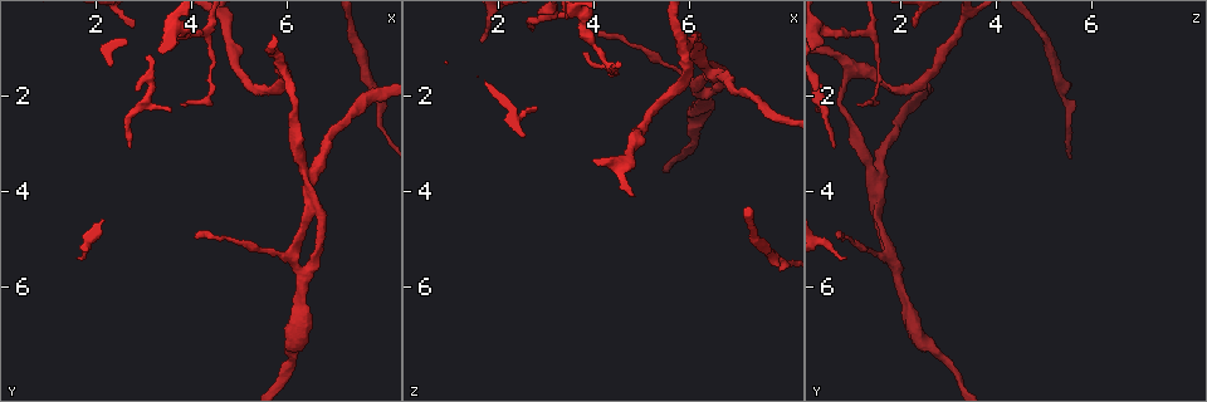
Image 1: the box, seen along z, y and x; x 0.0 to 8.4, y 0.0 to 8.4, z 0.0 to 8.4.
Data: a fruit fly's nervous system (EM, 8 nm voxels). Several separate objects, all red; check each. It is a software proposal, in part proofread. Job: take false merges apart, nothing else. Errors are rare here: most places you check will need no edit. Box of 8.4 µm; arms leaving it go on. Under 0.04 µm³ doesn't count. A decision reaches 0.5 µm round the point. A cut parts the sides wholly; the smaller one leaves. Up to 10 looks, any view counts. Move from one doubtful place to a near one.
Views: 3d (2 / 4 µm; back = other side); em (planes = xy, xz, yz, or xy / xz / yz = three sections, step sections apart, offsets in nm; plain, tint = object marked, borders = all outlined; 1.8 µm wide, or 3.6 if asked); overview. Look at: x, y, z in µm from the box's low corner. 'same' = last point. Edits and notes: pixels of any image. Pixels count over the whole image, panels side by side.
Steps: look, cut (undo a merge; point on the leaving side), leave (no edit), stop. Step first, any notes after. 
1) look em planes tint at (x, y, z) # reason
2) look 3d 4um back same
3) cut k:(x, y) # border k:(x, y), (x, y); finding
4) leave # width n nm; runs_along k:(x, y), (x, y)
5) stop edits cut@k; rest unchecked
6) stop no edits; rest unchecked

look 3d 2um at (6.30, 6.10, 2.00) # a narrow waist

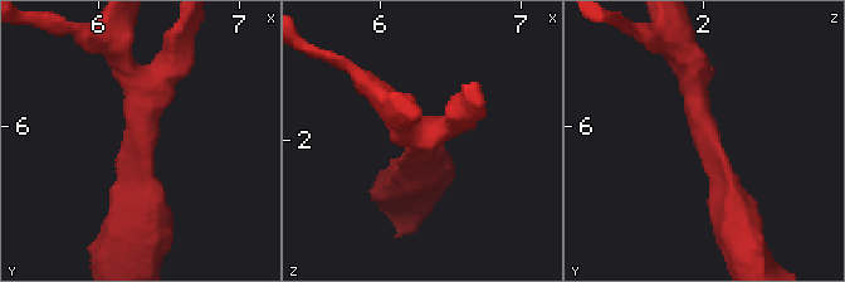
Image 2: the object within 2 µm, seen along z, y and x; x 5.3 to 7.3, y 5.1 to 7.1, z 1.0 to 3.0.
look em yz step 16 tint at (6.30, 6.12, 2.06) # now the EM

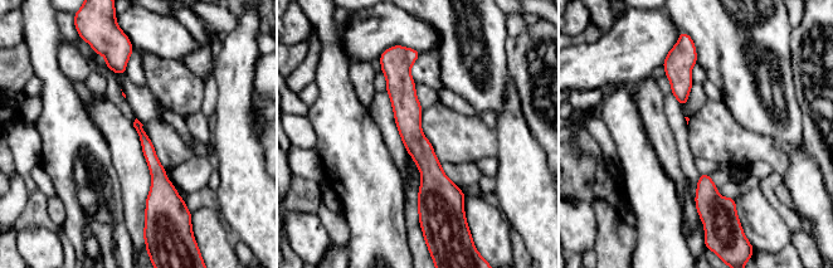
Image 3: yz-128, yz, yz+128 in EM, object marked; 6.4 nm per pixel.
leave # runs_along 3:(412, 58), (404, 103), (429, 166), (424, 209); continuous, no second cell

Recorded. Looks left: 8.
look 3d 4um at (6.40, 3.75, 1.55) # side arm on a straight run

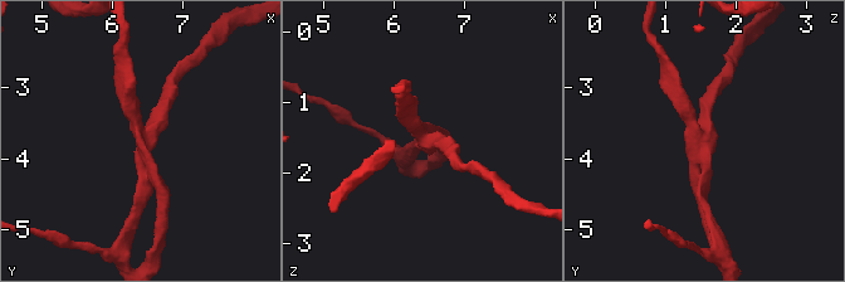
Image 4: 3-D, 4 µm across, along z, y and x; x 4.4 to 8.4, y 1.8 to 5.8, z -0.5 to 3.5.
look em planes plain at (6.50, 3.70, 1.55)

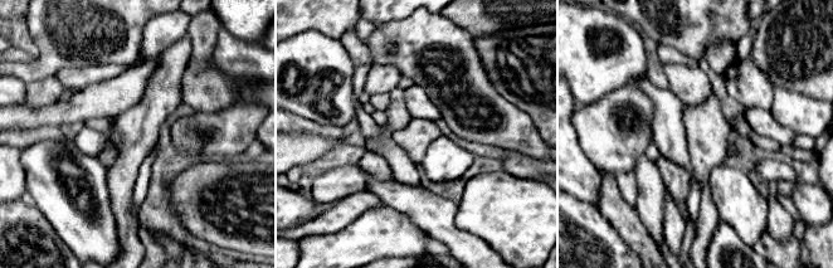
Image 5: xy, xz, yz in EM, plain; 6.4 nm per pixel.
look em planes tint same

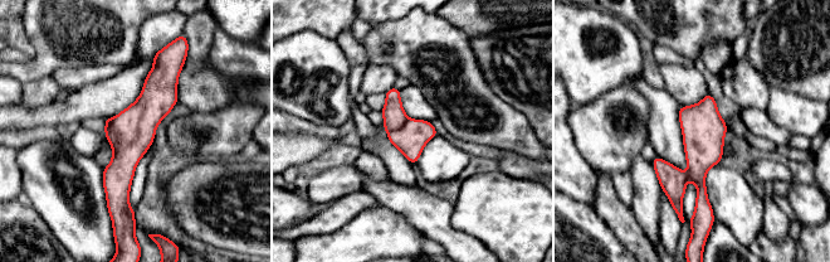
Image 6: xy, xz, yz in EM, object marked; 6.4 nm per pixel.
leave # width 220 nm; continuous, no second cell

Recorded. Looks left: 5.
look em yz step 16 plain at (6.10, 7.55, 2.95) # calibre changes

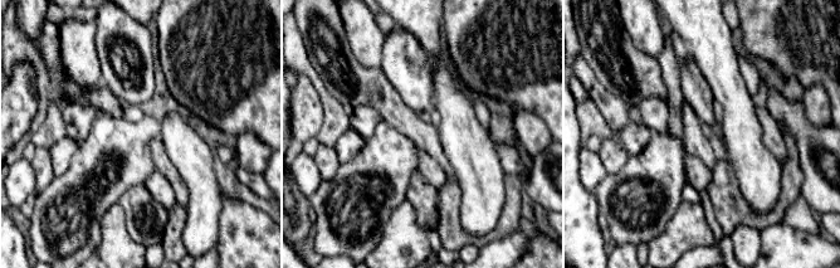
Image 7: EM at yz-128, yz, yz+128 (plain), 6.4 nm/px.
look em yz step 16 tint same # where the object lies

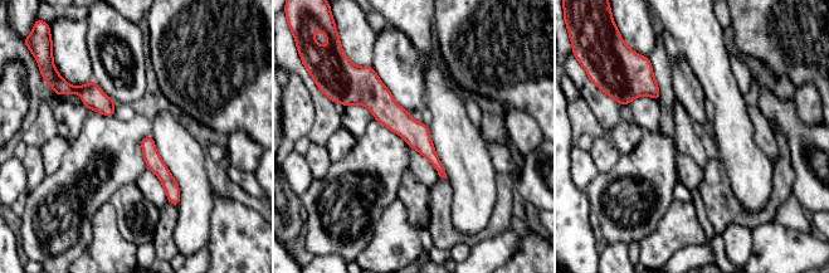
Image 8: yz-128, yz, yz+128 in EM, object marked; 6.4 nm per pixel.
leave # width 60 nm; runs_along 8:(350, 97), (374, 97), (442, 172); one cell here

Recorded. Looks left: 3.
look 3d 4um at (5.95, 1.50, 0.95) # branch point

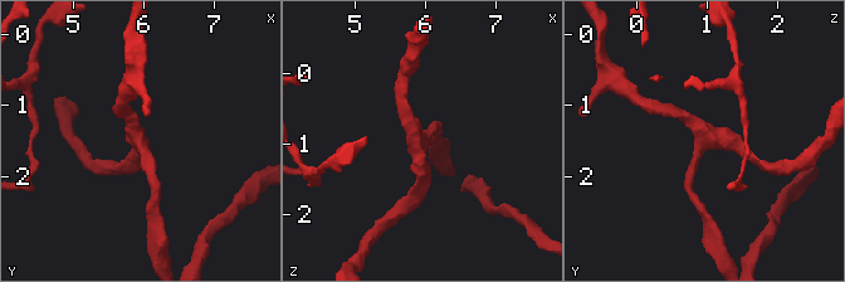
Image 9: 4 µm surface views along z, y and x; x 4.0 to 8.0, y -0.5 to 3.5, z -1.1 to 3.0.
look em planes tint at (5.95, 1.55, 1.00) # shape alone is not enough

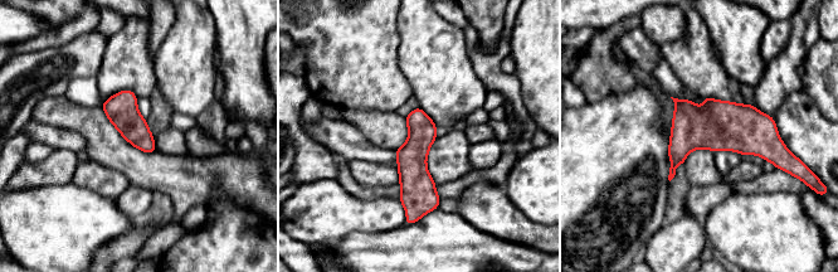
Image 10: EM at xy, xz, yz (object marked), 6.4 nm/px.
leave # width 180 nm; runs_along 10:(418, 111), (413, 214); continuous, no second cell

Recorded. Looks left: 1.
stop no edits; rest unchecked

